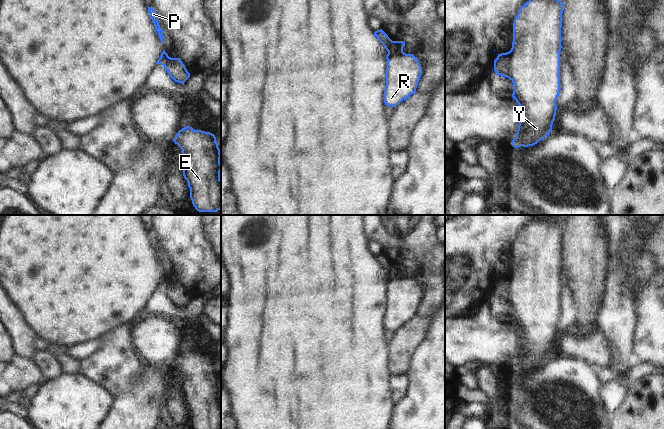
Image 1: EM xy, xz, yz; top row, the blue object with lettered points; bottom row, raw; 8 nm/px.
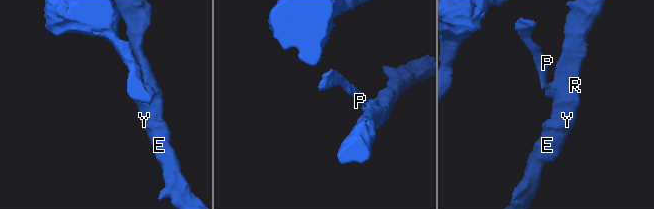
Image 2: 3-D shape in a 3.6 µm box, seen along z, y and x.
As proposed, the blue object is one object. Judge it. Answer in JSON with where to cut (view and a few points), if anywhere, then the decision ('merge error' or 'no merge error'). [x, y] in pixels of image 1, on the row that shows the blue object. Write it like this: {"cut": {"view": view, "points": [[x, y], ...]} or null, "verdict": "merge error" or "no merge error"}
{"cut": {"view": "xy", "points": [[168, 56], [165, 67]]}, "verdict": "merge error"}

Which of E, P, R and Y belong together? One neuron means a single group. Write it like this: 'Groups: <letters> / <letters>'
Groups: E R Y / P

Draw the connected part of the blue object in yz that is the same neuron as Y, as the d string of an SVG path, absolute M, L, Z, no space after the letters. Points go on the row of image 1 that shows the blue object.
M529 0L520 7L513 23L513 42L509 52L498 54L494 71L509 78L514 86L512 97L520 106L518 130L511 141L515 148L533 146L550 134L560 93L560 51L563 2Z

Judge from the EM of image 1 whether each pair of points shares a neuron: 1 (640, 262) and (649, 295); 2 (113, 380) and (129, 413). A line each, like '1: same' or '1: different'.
1: different
2: different

